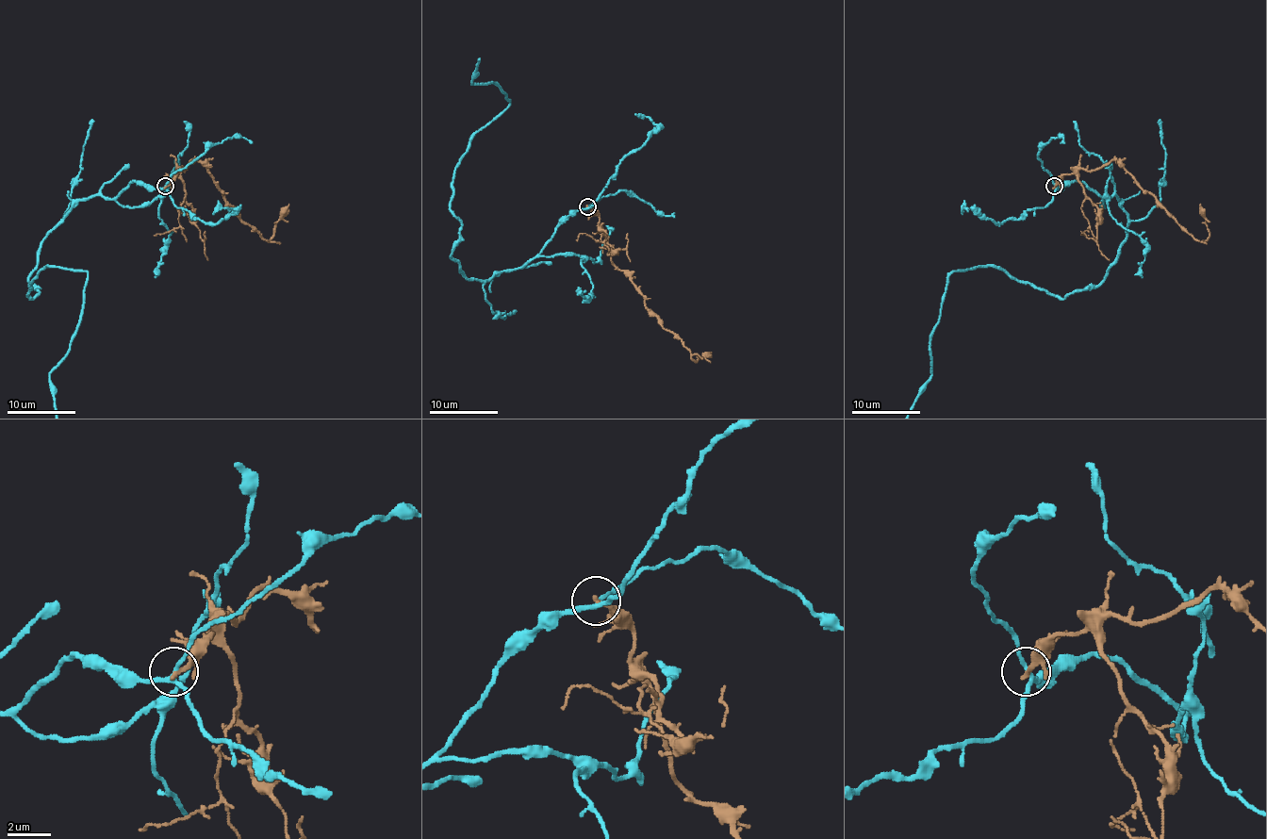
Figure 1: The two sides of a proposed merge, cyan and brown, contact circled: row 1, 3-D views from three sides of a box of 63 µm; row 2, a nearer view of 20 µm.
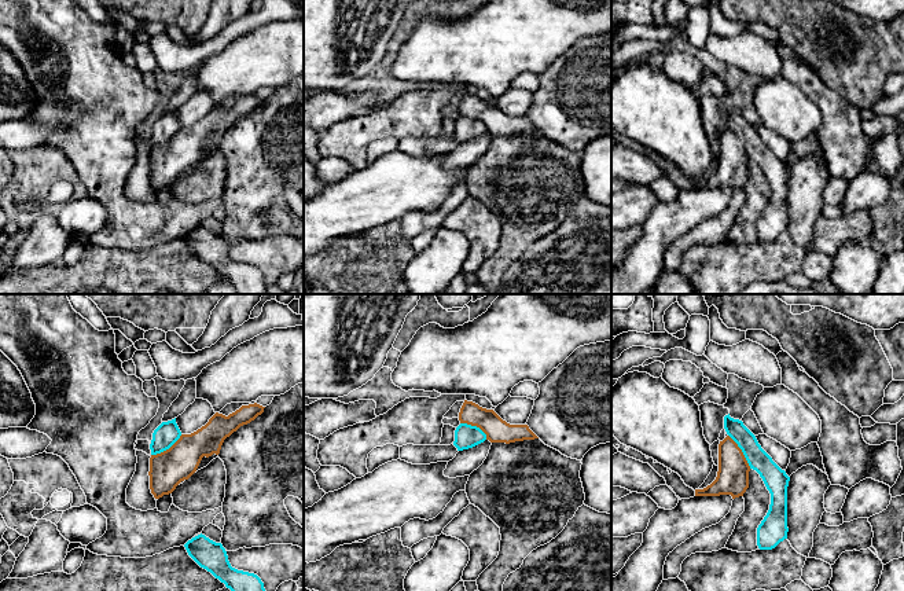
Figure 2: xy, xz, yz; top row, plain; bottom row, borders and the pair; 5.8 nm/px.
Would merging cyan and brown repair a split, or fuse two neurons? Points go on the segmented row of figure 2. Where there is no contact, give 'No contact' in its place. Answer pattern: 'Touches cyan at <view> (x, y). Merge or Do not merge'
Touches cyan at yz (742, 451). Do not merge

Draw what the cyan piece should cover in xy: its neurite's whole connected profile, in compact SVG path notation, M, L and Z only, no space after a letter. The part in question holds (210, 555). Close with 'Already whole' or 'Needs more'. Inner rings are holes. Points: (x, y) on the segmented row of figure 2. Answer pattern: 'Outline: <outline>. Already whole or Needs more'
Outline: M198 535L184 544L188 555L231 591L265 591L261 579L249 572L231 566L221 543L216 543L205 535Z. Already whole

